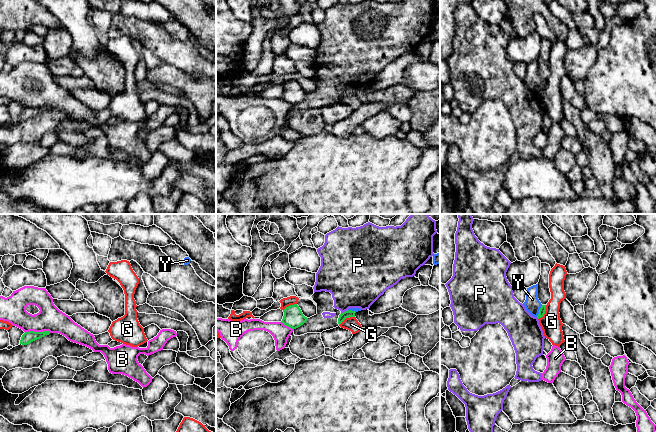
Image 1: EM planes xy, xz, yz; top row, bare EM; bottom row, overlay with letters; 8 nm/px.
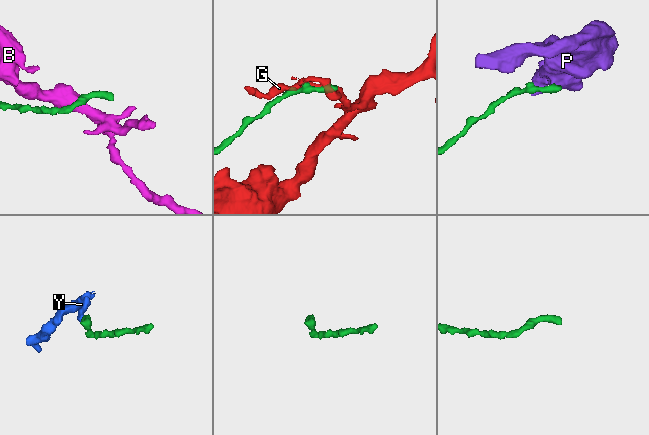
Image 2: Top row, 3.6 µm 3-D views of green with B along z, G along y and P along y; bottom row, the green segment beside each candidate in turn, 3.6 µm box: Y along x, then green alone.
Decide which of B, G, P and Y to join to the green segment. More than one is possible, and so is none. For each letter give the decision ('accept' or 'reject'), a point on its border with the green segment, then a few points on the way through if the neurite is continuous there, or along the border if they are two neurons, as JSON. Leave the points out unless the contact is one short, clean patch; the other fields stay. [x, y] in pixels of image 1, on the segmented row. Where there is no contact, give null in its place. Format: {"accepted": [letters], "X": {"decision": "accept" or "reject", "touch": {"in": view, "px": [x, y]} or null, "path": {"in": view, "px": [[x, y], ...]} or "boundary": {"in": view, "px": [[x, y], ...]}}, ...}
{"accepted": ["Y"], "B": {"decision": "reject", "touch": {"in": "xy", "px": [38, 332]}}, "G": {"decision": "reject", "touch": {"in": "yz", "px": [544, 313]}}, "P": {"decision": "reject", "touch": {"in": "xz", "px": [343, 312]}, "boundary": {"in": "xz", "px": [[347, 309], [339, 316]]}}, "Y": {"decision": "accept", "touch": {"in": "yz", "px": [539, 311]}, "path": {"in": "yz", "px": [[542, 310], [539, 311], [532, 304]]}}}

